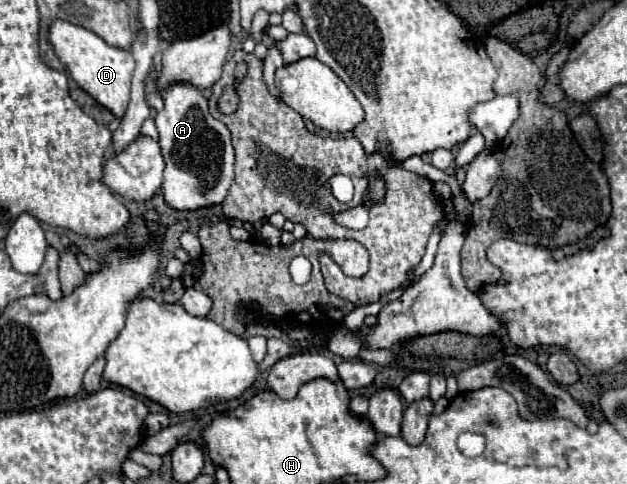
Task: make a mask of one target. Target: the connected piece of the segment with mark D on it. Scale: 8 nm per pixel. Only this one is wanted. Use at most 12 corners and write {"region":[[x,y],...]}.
{"region":[[55,21],[49,43],[73,81],[123,119],[135,59]]}

